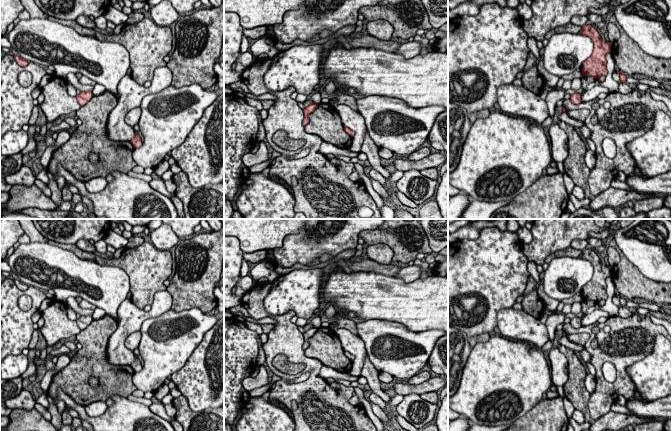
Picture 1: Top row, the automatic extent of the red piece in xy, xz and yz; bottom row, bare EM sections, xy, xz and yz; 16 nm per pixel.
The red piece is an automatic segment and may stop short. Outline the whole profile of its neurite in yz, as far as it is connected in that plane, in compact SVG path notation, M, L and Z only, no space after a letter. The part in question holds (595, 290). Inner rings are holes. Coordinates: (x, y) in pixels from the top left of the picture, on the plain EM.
M585 249L582 251L581 258L592 263L594 274L592 279L583 287L583 300L592 300L595 303L608 298L606 289L606 279L611 277L612 267L601 263L595 249Z

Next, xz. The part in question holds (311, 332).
M310 328L308 331L303 333L304 336L304 344L303 344L303 350L306 350L309 347L308 340L315 335L315 333L318 331L318 328Z

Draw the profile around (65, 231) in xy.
M32 219L36 229L47 239L76 245L80 239L100 241L110 230L110 219Z

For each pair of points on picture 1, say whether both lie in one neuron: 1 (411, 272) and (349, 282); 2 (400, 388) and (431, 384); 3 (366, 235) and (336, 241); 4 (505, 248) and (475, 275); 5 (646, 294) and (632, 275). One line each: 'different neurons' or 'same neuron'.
1: different neurons
2: same neuron
3: different neurons
4: same neuron
5: same neuron

